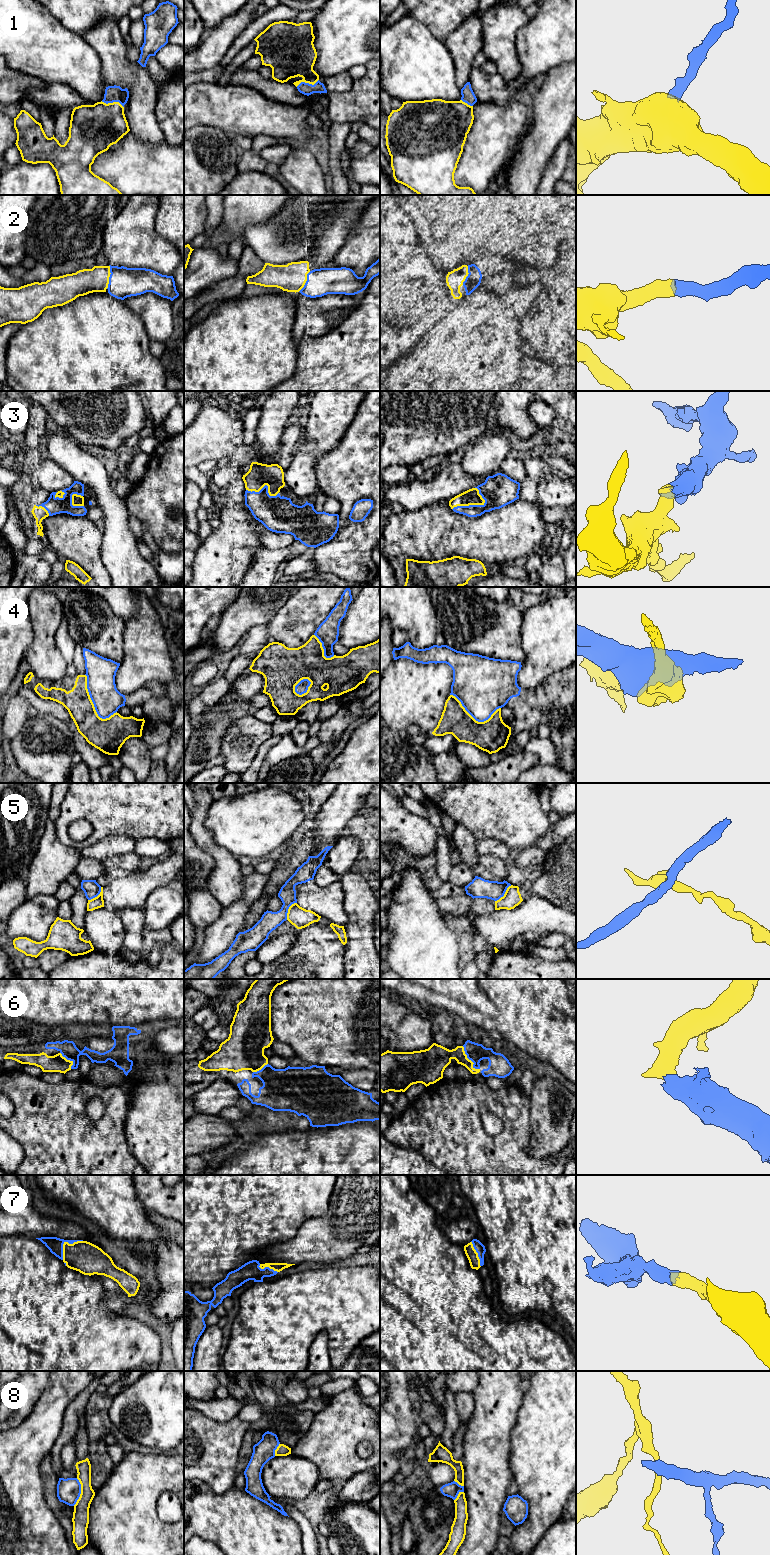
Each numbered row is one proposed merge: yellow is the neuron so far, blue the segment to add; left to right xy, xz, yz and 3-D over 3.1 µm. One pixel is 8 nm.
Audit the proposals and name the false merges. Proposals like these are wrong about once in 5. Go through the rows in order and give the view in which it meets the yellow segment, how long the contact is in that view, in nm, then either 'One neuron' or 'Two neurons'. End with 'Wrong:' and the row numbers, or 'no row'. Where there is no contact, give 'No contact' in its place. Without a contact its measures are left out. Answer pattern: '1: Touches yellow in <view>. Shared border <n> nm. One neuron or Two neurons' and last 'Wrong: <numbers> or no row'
1: Touches yellow in xy. Shared border 190 nm. One neuron
2: Touches yellow in xy. Shared border 190 nm. One neuron
3: Touches yellow in yz. Shared border 280 nm. One neuron
4: Touches yellow in xy. Shared border 400 nm. Two neurons
5: Touches yellow in xz. Shared border 170 nm. Two neurons
6: Touches yellow in yz. Shared border 240 nm. One neuron
7: Touches yellow in xy. Shared border 220 nm. One neuron
8: Touches yellow in xy. Shared border 220 nm. Two neurons
Wrong: 4, 5, 8

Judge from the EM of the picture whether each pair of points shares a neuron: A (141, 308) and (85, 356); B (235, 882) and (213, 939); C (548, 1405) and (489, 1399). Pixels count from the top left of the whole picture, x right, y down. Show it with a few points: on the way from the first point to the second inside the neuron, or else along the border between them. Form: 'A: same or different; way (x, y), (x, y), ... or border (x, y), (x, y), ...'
A: different; border (122, 300), (139, 316), (144, 331), (147, 334)
B: different; border (244, 891), (240, 898), (223, 907)
C: different; border (525, 1393), (514, 1424)

